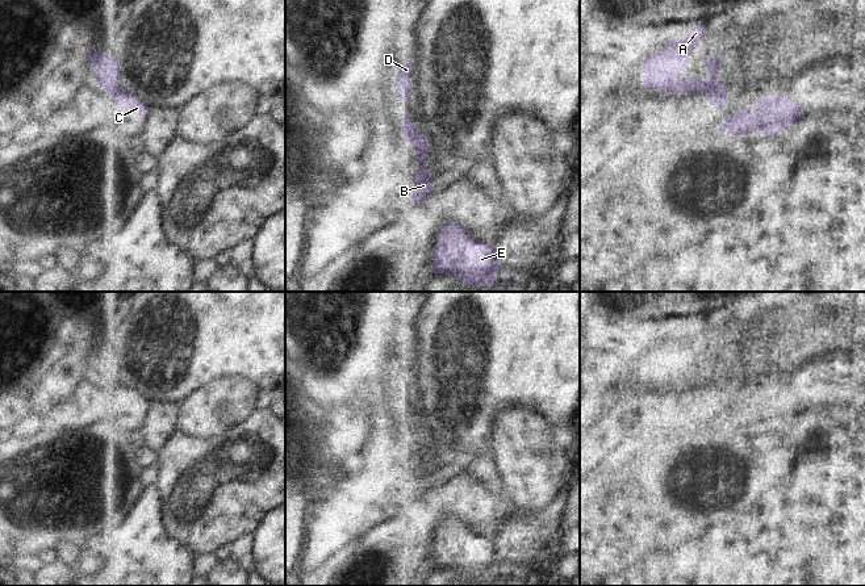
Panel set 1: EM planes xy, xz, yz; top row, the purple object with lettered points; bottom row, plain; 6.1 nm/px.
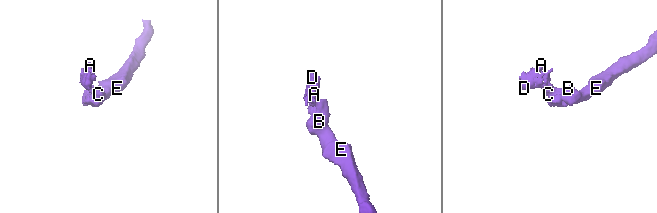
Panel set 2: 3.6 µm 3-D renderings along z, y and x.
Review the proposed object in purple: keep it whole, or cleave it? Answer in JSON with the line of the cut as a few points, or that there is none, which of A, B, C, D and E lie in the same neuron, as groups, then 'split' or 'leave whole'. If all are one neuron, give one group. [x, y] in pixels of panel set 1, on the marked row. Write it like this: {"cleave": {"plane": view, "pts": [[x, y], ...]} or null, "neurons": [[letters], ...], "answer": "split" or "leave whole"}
{"cleave": {"plane": "yz", "pts": [[727, 91], [709, 96]]}, "neurons": [["A", "D"], ["B", "C", "E"]], "answer": "split"}

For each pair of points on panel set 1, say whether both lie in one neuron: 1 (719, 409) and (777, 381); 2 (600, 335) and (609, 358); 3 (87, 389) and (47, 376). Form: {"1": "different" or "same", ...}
{"1": "same", "2": "different", "3": "different"}

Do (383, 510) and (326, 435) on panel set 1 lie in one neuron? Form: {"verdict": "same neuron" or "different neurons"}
{"verdict": "different neurons"}

